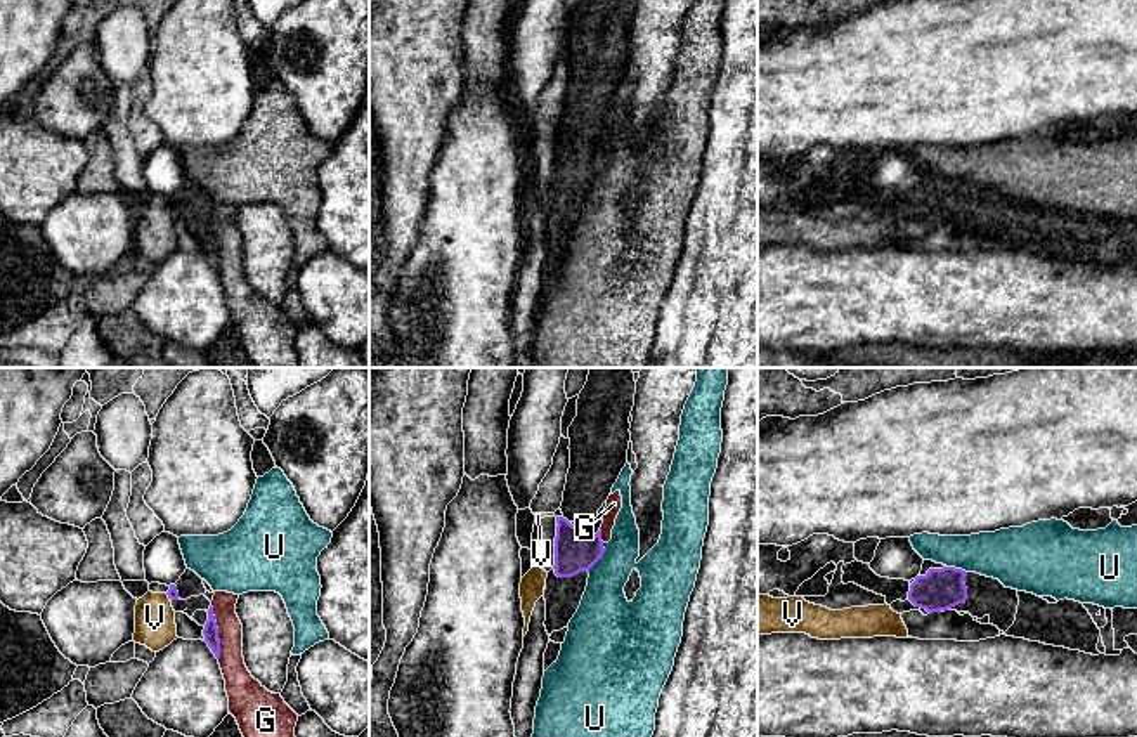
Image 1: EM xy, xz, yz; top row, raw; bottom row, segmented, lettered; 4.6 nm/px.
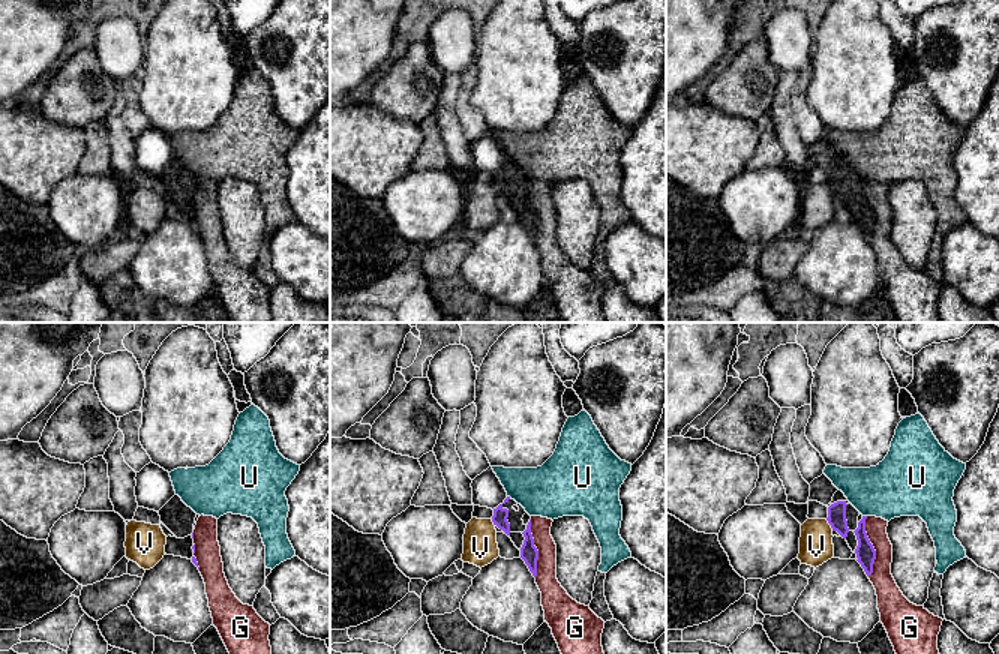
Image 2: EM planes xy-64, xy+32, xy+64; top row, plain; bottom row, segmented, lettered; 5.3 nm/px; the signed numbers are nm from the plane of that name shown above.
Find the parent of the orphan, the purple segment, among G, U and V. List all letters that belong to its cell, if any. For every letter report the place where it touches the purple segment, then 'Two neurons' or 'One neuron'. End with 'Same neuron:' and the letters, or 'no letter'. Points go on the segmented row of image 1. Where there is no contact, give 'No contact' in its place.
G: Touches purple at xy (217, 632). Two neurons
U: Touches purple at xz (600, 557). Two neurons
V: Touches purple at xy (168, 597). Two neurons
Same neuron: no letter

